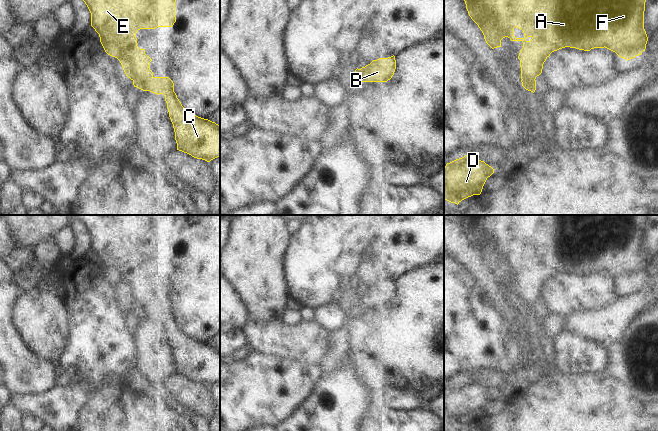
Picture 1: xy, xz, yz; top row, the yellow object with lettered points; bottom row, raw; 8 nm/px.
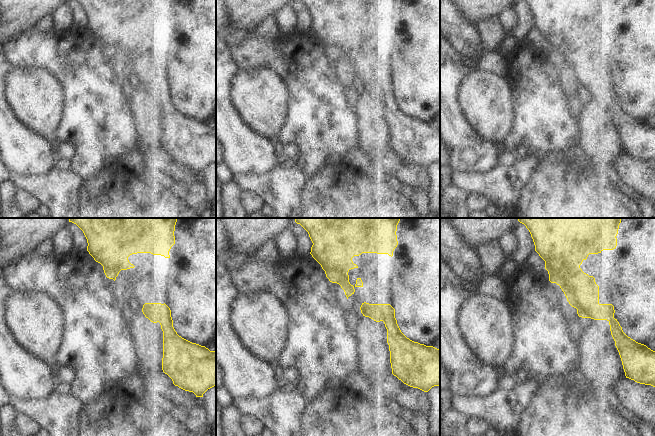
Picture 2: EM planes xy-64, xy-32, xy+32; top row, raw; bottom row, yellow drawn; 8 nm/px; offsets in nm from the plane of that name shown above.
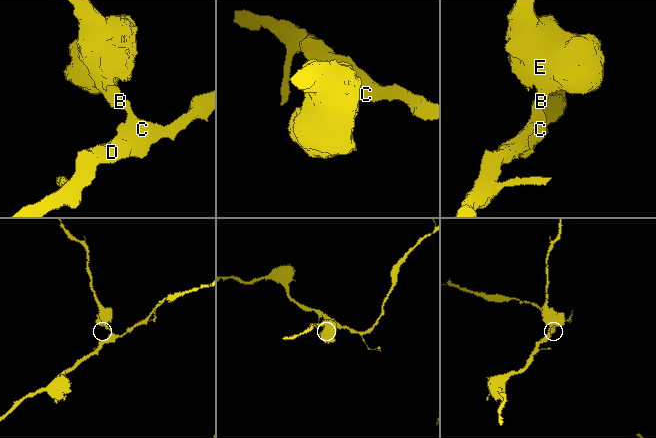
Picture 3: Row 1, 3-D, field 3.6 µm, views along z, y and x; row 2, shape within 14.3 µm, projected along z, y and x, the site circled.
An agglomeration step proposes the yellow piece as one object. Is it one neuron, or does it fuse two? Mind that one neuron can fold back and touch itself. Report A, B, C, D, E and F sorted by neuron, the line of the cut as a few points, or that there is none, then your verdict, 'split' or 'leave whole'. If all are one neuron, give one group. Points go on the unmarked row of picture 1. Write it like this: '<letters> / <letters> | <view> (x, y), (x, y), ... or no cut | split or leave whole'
A B C D E F | no cut | leave whole

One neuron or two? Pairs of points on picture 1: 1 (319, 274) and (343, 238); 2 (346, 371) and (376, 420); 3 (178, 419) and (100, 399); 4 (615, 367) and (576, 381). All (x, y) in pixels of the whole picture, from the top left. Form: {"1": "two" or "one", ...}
{"1": "one", "2": "two", "3": "one", "4": "two"}

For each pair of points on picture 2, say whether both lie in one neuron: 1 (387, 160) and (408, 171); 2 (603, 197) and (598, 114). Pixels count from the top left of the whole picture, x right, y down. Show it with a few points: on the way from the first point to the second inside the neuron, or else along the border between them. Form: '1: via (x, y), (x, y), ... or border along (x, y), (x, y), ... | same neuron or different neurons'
1: via (392, 165), (398, 170), (403, 171) | same neuron
2: border along (580, 159), (595, 169), (609, 171) | different neurons

